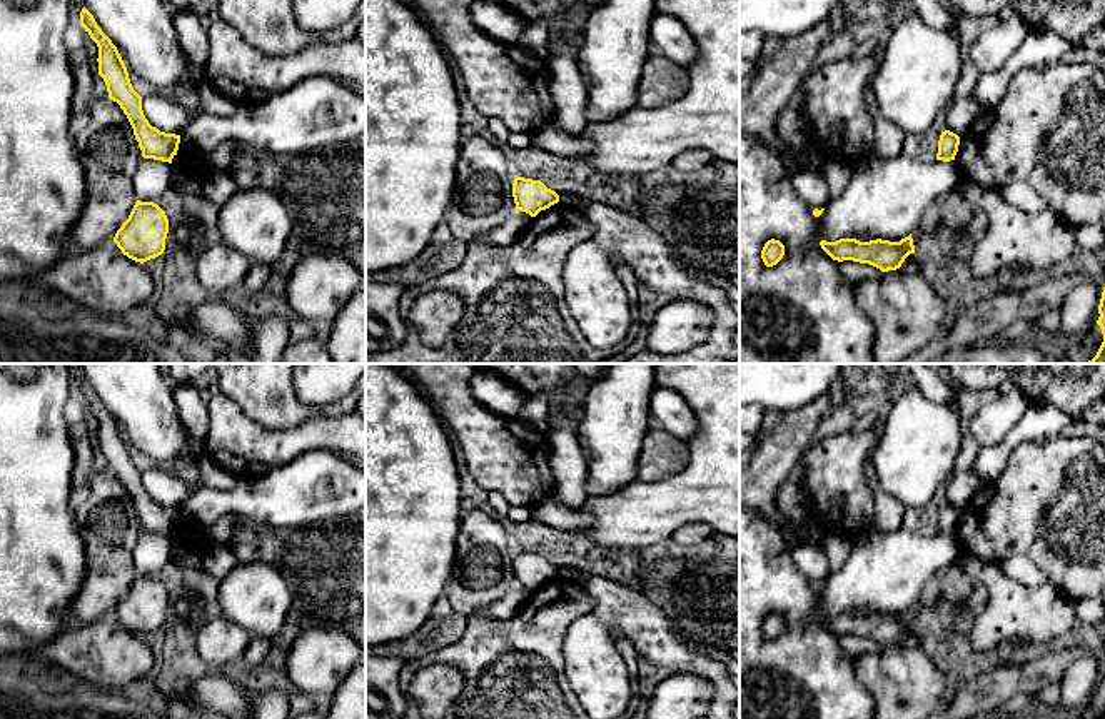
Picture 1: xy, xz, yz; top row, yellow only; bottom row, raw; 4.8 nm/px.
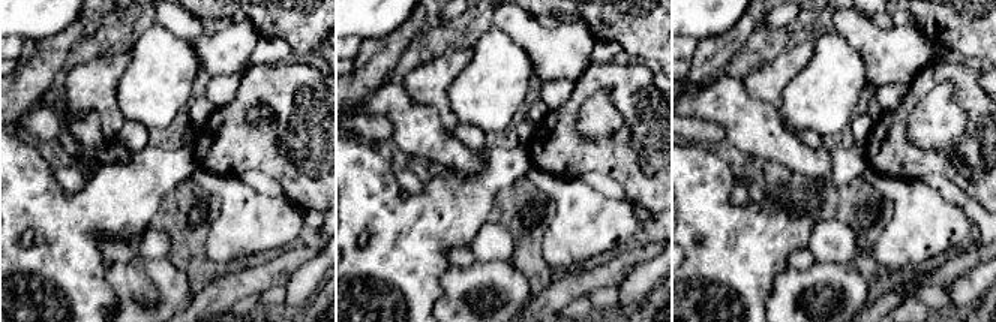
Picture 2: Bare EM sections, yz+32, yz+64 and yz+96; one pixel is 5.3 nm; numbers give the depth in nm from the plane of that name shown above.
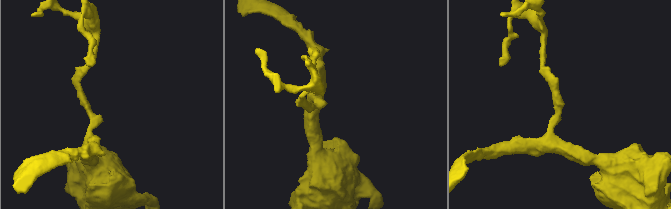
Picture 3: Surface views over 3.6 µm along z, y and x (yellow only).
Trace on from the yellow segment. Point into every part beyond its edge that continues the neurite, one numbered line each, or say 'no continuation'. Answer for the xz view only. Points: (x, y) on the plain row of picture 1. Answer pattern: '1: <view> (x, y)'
no continuation

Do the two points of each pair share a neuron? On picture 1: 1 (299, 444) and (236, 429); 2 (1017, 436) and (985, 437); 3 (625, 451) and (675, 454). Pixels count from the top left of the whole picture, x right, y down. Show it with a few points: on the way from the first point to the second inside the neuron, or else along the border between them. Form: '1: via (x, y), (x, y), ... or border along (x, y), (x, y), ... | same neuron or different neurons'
1: via (284, 442), (251, 442) | same neuron
2: border along (1029, 406), (1000, 441), (982, 447) | different neurons
3: border along (650, 429), (643, 441), (636, 477) | different neurons

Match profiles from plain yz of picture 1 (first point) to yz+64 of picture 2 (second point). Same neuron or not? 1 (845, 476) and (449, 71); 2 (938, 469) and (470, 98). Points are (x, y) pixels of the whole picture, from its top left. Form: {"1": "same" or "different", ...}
{"1": "same", "2": "same"}

